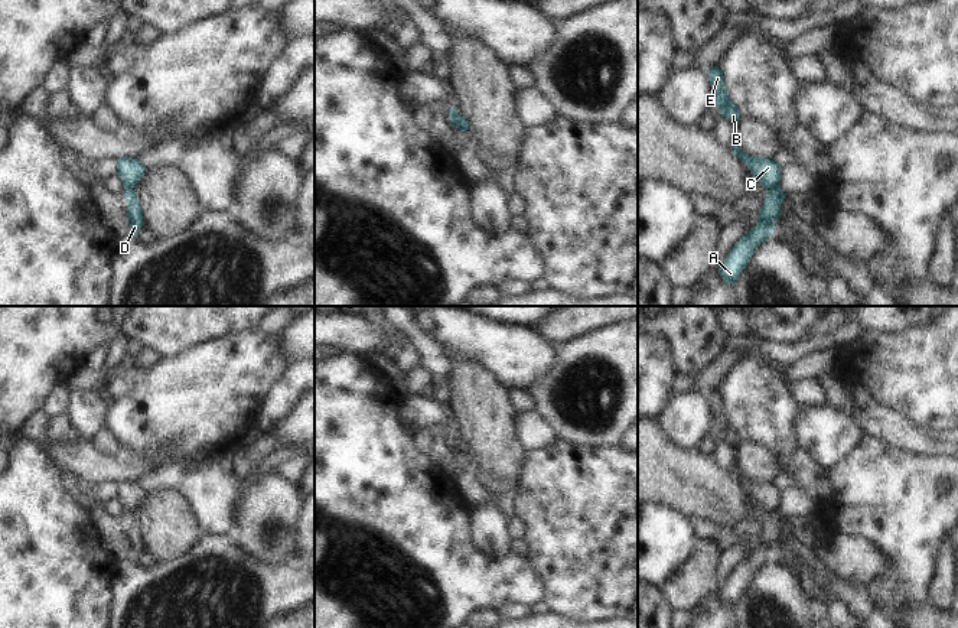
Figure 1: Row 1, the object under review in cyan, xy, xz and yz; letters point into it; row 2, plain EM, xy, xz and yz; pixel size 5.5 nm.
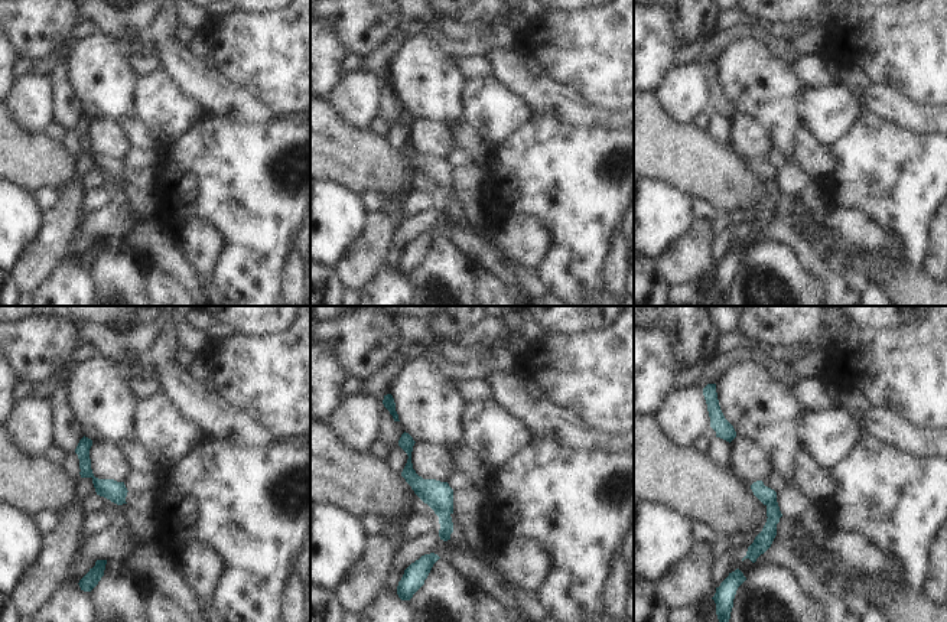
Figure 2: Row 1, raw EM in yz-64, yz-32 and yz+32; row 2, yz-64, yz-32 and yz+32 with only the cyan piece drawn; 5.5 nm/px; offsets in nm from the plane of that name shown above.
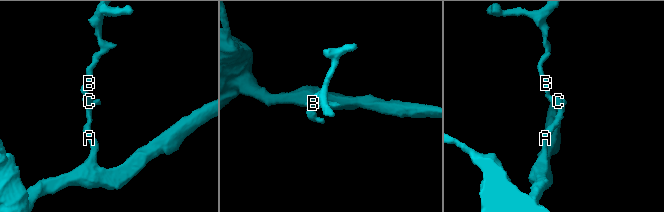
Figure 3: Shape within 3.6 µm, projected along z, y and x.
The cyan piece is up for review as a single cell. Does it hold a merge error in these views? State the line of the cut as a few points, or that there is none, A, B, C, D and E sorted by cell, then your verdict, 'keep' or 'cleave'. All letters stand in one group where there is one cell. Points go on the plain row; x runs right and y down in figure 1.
cut in yz along (778, 508), (768, 514); A D / B C E; cleave

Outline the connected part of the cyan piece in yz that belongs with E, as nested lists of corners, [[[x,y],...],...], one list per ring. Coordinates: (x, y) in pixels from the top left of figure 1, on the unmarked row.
[[[713,390],[707,398],[711,409],[714,427],[718,430],[721,440],[726,440],[733,448],[737,448],[740,443],[740,436],[729,422],[724,404],[723,404],[723,396],[720,394],[718,390]]]

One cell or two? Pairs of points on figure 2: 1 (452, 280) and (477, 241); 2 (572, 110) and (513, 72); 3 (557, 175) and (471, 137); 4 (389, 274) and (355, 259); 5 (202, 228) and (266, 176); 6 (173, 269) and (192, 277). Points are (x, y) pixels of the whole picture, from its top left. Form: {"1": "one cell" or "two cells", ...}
{"1": "two cells", "2": "one cell", "3": "two cells", "4": "two cells", "5": "two cells", "6": "one cell"}

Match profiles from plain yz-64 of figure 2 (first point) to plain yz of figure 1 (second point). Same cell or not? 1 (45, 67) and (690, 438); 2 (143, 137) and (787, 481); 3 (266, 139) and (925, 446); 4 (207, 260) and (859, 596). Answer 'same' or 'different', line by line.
1: different
2: different
3: different
4: different

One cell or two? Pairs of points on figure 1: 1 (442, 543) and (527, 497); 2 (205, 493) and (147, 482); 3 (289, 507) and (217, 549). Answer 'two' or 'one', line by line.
1: two
2: one
3: two

